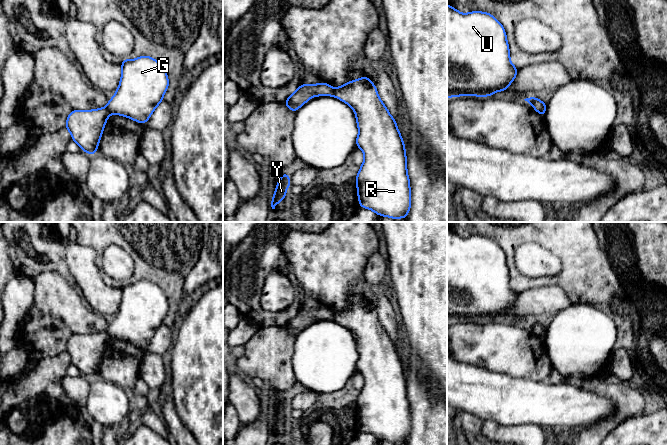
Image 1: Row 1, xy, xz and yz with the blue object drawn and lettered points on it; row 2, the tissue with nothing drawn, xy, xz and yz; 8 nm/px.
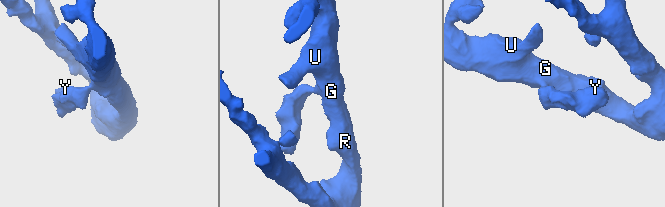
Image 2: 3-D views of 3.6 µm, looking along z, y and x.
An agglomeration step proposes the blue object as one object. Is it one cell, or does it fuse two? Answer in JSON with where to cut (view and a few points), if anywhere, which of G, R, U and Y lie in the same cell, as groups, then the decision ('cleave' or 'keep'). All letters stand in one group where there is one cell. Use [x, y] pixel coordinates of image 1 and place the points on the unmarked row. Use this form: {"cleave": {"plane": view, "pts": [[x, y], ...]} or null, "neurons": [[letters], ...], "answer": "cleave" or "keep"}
{"cleave": {"plane": "xz", "pts": [[332, 312], [333, 319]]}, "neurons": [["G", "R", "U"], ["Y"]], "answer": "cleave"}

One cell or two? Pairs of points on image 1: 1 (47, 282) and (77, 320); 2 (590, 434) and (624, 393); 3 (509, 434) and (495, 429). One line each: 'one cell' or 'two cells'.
1: one cell
2: one cell
3: one cell

